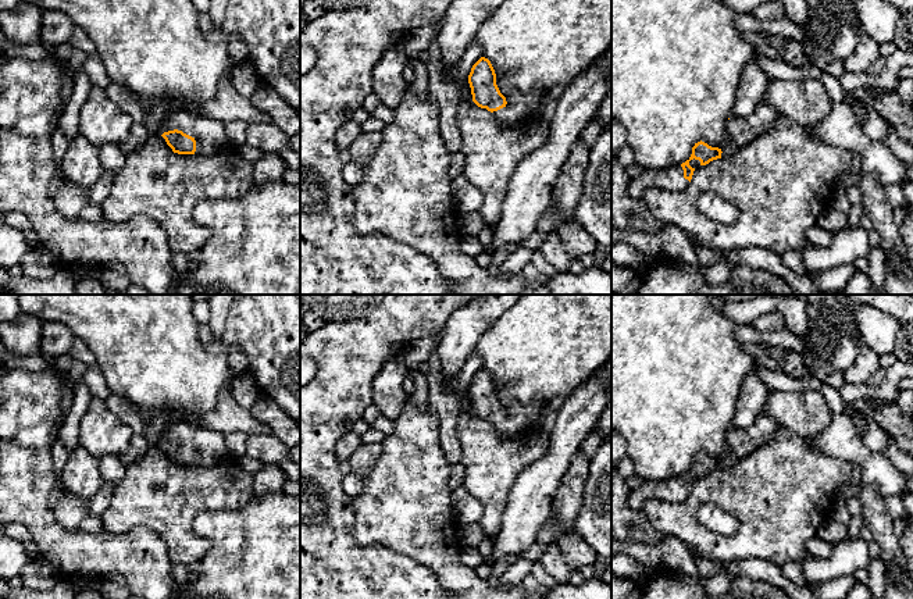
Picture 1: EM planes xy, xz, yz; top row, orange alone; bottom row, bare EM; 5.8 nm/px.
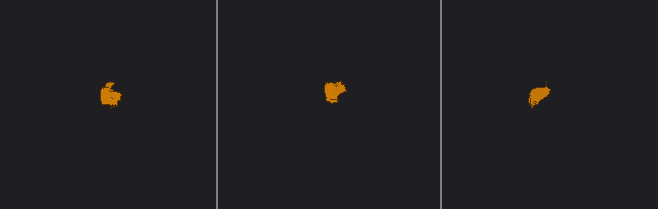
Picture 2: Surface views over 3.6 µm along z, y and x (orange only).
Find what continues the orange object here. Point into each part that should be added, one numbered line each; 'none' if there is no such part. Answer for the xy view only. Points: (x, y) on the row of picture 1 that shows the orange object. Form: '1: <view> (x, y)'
1: xy (209, 134)

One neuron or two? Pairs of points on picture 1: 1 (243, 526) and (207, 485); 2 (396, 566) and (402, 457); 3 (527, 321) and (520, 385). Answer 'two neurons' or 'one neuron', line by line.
1: two neurons
2: two neurons
3: one neuron

